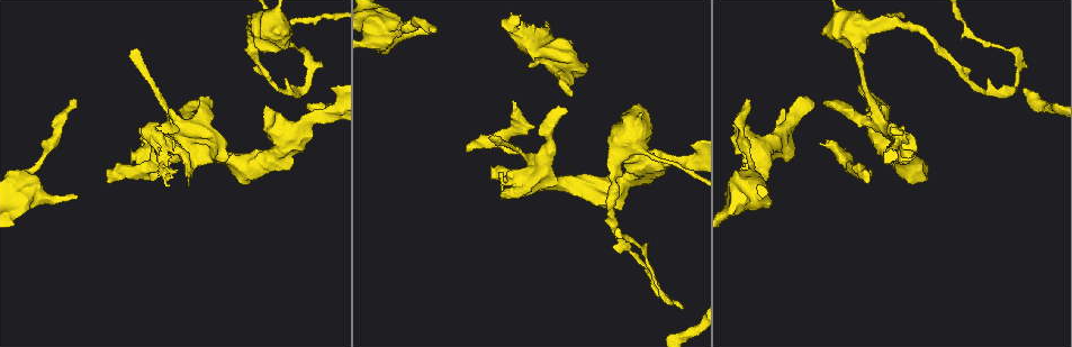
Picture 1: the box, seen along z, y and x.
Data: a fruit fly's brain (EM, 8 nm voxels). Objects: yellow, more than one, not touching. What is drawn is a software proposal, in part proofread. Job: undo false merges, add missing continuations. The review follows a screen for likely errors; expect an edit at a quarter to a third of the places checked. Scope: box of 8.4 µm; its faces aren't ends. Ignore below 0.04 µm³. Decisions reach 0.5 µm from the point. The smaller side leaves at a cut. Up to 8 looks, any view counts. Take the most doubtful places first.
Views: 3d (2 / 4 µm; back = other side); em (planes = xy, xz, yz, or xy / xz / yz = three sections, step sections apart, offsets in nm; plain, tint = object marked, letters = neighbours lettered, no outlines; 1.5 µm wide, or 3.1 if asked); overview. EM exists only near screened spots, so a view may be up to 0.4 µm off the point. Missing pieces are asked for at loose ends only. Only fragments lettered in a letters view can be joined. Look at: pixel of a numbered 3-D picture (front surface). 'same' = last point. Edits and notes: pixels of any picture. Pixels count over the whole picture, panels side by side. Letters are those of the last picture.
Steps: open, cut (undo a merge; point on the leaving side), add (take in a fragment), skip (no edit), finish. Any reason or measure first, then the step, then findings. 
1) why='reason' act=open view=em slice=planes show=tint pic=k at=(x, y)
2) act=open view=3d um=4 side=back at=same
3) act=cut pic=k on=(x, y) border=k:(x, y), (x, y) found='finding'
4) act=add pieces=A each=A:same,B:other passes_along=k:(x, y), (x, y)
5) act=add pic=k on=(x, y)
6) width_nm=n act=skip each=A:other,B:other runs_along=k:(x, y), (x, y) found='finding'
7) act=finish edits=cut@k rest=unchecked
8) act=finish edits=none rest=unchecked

why='free end' act=open view=em slice=planes show=letters pic=1 at=(513, 102)

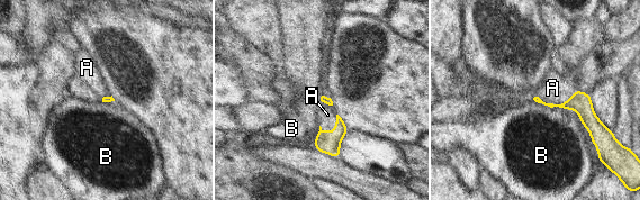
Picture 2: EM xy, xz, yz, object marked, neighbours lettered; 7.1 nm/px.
act=add pieces=A each=A:same,B:other found='the cell continues'

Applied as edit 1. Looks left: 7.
why='thin end' act=open view=3d um=4 pic=1 at=(498, 136)

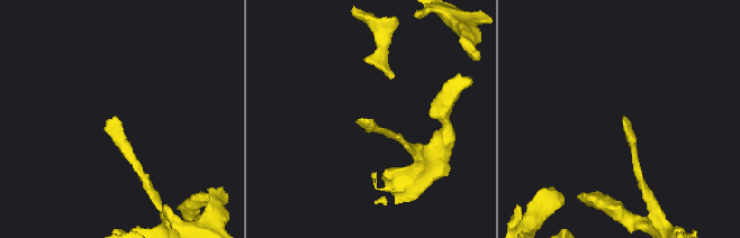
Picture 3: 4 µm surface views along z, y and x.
why='need the tissue' act=open view=em slice=yz step=4 show=tint pic=3 at=(622, 117)

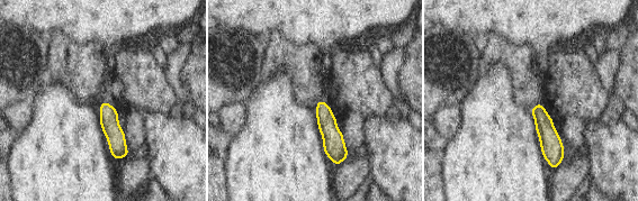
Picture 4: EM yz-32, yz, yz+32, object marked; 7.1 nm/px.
why='another direction' act=open view=em slice=xy step=4 show=letters at=same

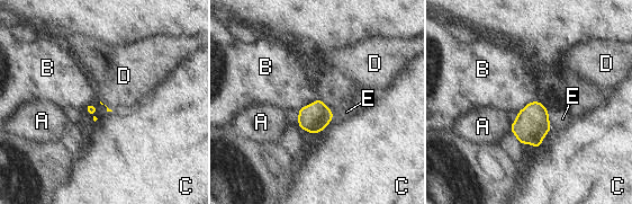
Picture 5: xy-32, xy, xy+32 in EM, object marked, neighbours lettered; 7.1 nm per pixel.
longest_contact=C:220nm act=skip each=A:other,B:other,C:other,D:other,E:other border=5:(319, 98), (333, 114) found='no lettered fragment goes on from it'

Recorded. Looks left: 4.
why='sudden change in width' act=open view=em slice=xy step=8 show=letters pic=1 at=(617, 151)

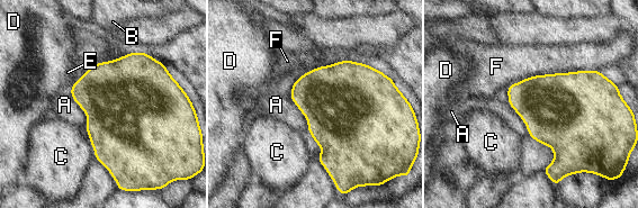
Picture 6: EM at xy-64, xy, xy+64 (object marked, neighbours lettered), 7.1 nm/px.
act=skip each=A:other,B:other,C:other,D:other,E:other,F:other border=6:(89, 138), (97, 159) found='continuous, no second cell'

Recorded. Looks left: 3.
act=finish edits=add@2 rest=unchecked

